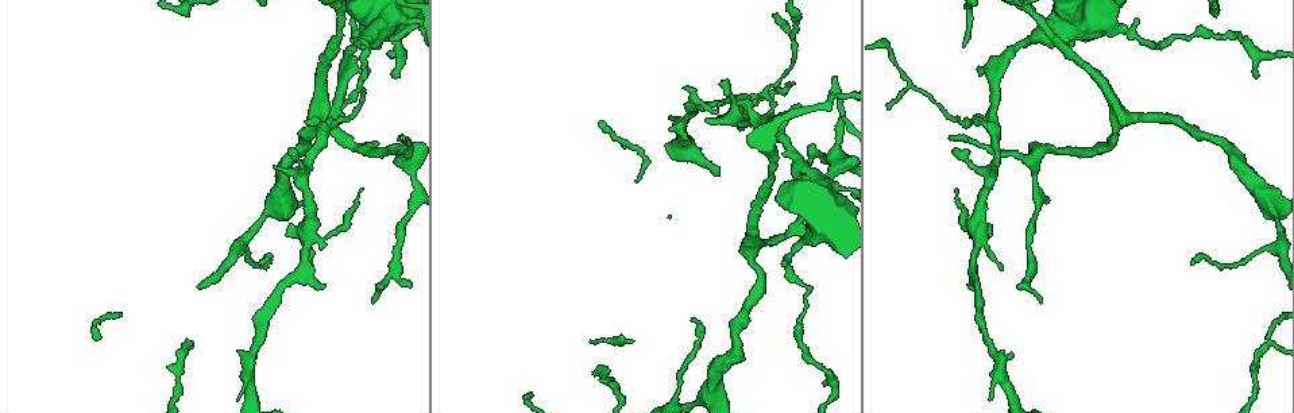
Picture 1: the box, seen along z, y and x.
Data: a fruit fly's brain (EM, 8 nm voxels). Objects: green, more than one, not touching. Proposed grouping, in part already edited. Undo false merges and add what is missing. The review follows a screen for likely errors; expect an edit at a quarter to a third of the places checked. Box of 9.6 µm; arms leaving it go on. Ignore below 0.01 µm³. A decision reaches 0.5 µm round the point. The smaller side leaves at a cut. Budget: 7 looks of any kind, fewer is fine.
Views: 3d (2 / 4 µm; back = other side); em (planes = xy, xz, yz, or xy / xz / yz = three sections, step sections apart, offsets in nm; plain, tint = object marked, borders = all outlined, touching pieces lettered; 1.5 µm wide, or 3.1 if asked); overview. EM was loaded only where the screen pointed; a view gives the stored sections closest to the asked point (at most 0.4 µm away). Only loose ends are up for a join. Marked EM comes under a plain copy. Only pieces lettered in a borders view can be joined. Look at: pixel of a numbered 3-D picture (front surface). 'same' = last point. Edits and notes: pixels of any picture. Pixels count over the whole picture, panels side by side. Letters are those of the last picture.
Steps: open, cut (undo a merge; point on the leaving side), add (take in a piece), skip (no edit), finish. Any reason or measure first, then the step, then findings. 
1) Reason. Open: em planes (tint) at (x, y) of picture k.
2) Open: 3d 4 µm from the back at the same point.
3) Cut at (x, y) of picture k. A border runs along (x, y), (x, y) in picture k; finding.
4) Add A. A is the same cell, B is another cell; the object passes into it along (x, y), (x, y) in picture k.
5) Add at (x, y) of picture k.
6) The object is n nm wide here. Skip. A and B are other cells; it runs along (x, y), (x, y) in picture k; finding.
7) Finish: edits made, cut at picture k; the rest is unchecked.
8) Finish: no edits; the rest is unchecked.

Calibre changes. Open: 3d 4 µm at (795, 159) of picture 1.

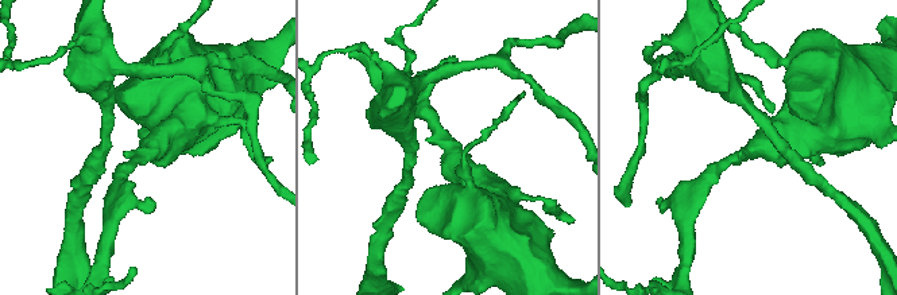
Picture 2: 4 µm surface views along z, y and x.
Need the tissue. Open: em planes (borders) at (150, 150) of picture 2.

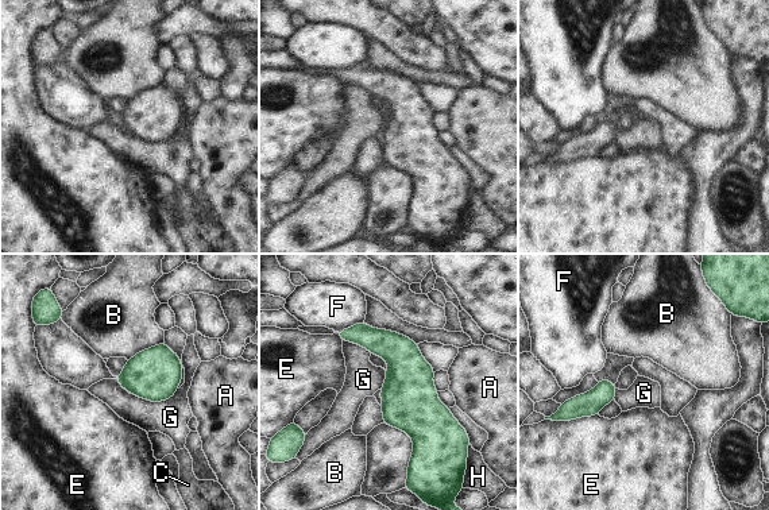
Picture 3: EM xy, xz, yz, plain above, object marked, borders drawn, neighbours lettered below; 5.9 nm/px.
Skip. A, B, C, E, F, G and H are other cells; continuous, no second neuron.

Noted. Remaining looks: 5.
Branch stops here. Open: 3d 2 µm at (833, 78) of picture 1.

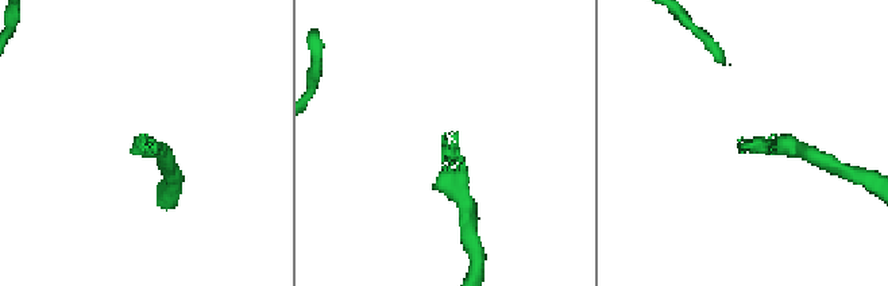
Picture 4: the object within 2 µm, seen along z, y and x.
Shape alone is not enough. Open: em yz step 8 (tint) at (151, 142) of picture 4.

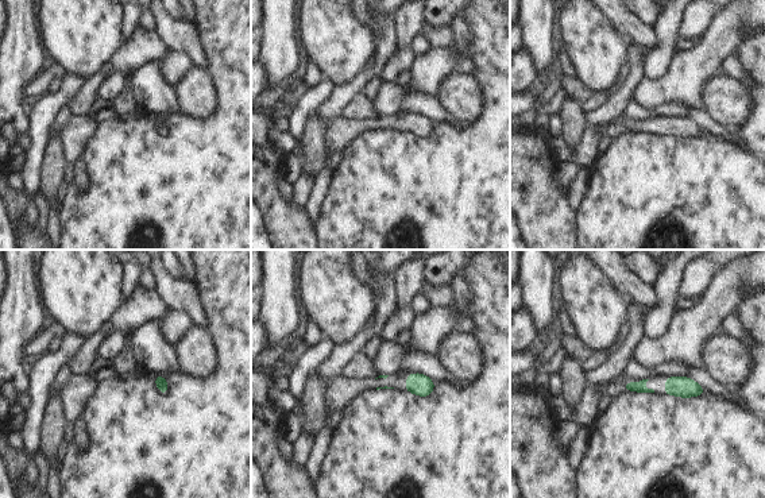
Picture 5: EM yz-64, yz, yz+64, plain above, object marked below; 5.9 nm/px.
Another direction. Open: em planes (borders) at the same point.

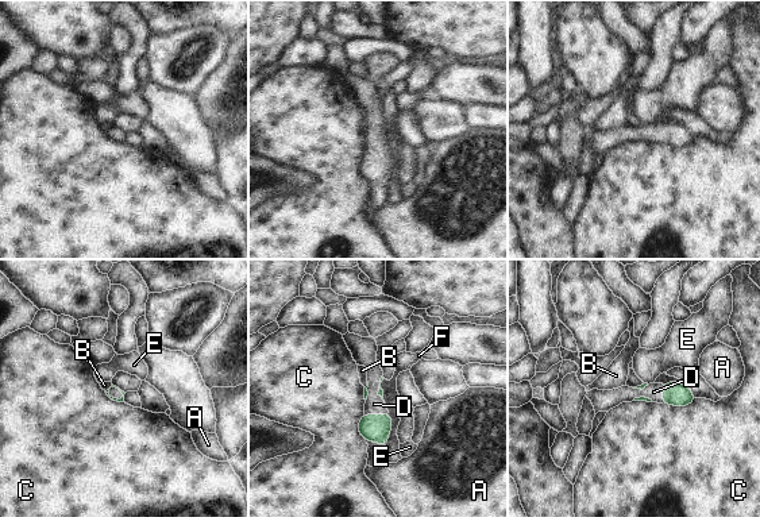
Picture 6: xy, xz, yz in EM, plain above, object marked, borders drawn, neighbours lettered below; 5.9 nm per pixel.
Add D. D is the same cell, A, B, C, E and F are other cells; the neuron continues.

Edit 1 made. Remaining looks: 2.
Finish: edits made, add at picture 6; the rest is unchecked.

